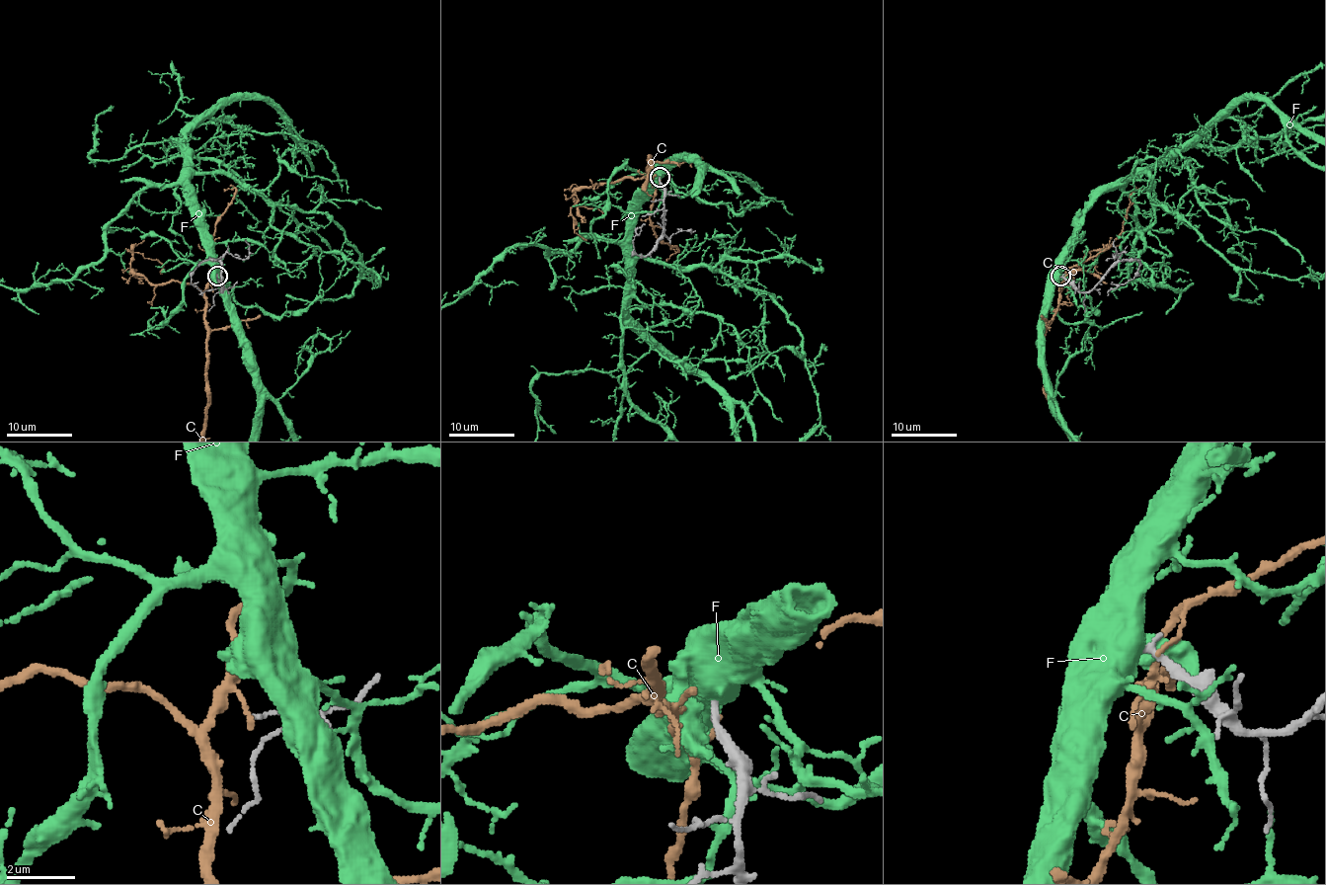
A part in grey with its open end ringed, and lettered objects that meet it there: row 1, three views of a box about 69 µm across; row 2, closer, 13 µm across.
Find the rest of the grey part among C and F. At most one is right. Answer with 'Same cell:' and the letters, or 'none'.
Same cell: F

